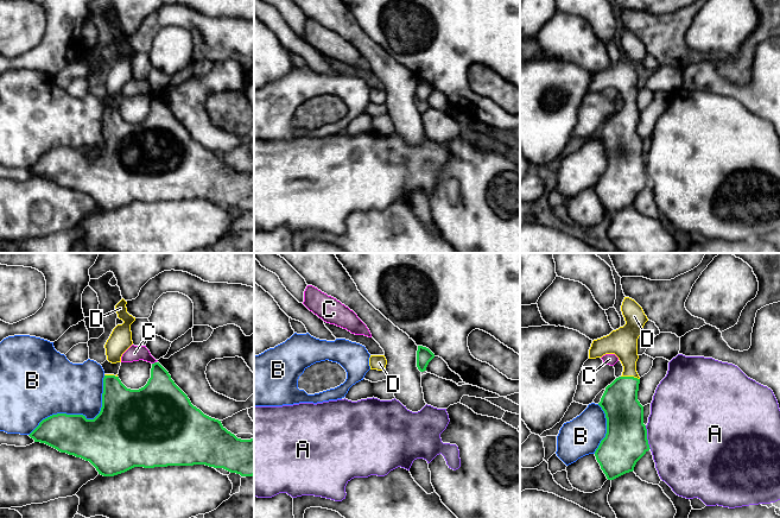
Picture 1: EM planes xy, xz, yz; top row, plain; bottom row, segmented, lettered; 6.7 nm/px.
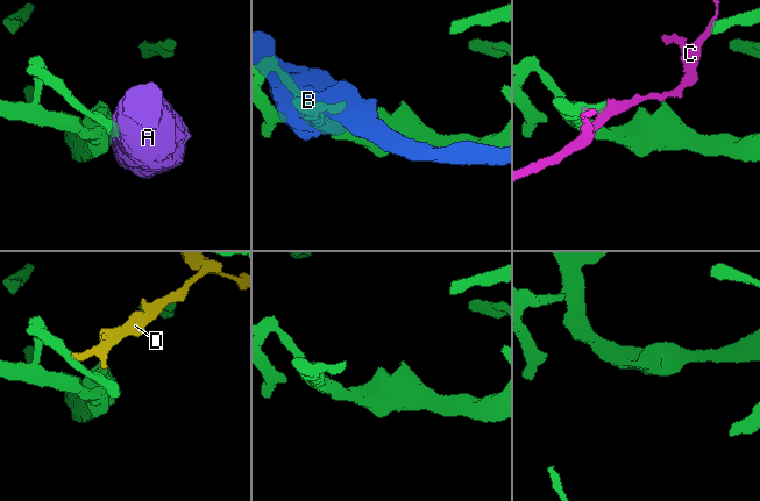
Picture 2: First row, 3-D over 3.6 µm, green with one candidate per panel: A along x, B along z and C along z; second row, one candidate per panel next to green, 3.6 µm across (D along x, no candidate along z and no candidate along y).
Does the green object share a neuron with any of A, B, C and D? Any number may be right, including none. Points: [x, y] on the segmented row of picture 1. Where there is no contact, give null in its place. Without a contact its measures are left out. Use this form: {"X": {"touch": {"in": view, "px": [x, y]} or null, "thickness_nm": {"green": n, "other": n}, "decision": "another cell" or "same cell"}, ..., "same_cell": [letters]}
{"A": {"touch": {"in": "yz", "px": [646, 437]}, "thickness_nm": {"green": 300, "other": 480}, "decision": "another cell"}, "B": {"touch": {"in": "xy", "px": [81, 415]}, "thickness_nm": {"green": 360, "other": 360}, "decision": "another cell"}, "C": {"touch": {"in": "xy", "px": [154, 362]}, "thickness_nm": {"green": 280, "other": 110}, "decision": "another cell"}, "D": {"touch": {"in": "yz", "px": [631, 377]}, "thickness_nm": {"green": 260, "other": 200}, "decision": "same cell"}, "same_cell": ["D"]}

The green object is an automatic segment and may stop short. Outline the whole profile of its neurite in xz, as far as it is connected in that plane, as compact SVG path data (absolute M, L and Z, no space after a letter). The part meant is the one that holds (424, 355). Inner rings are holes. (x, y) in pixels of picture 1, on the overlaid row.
M418 346L417 367L420 372L426 371L429 362L435 358L435 354L426 347Z

